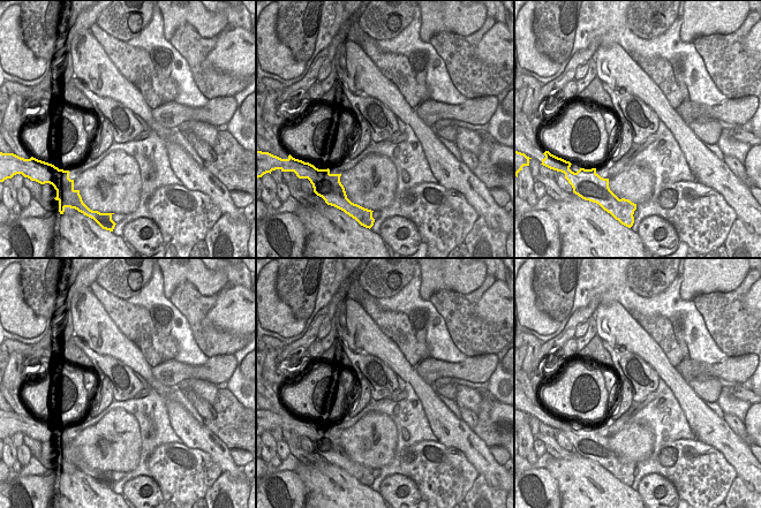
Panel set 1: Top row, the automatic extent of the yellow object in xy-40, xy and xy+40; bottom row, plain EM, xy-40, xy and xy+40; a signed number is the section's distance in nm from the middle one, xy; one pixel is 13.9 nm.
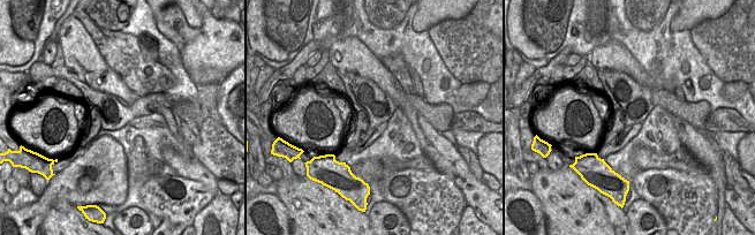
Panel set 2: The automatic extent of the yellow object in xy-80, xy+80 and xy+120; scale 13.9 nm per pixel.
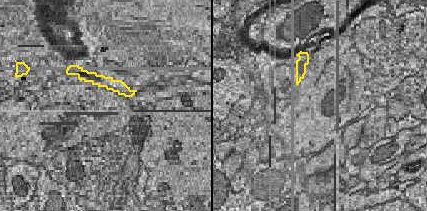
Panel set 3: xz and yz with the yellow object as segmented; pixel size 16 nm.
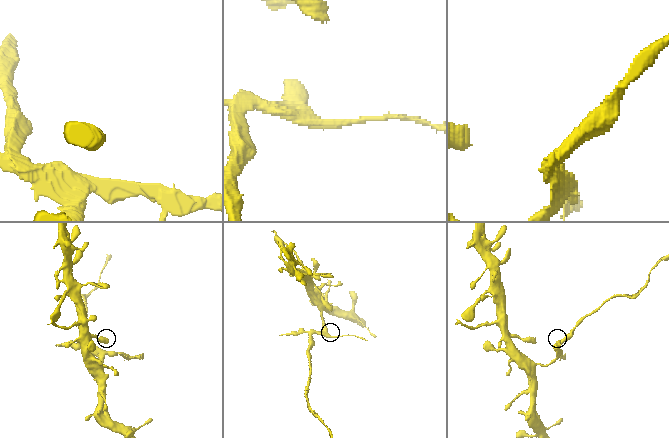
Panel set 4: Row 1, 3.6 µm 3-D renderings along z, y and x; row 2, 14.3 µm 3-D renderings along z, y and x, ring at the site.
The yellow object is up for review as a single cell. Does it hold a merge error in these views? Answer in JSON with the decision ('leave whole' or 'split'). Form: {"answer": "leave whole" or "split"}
{"answer": "split"}

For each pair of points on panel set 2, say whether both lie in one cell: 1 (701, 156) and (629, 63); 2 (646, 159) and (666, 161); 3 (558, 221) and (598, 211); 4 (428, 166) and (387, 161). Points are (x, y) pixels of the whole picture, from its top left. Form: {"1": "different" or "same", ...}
{"1": "same", "2": "same", "3": "same", "4": "same"}

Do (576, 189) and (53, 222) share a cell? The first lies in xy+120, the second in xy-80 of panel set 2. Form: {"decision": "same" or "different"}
{"decision": "same"}

